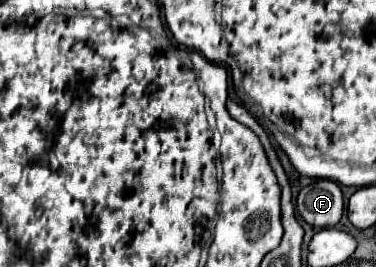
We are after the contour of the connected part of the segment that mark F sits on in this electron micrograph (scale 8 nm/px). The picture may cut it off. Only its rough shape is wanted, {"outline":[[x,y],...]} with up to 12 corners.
{"outline":[[317,180],[297,196],[301,218],[315,228],[337,226],[343,192]]}

